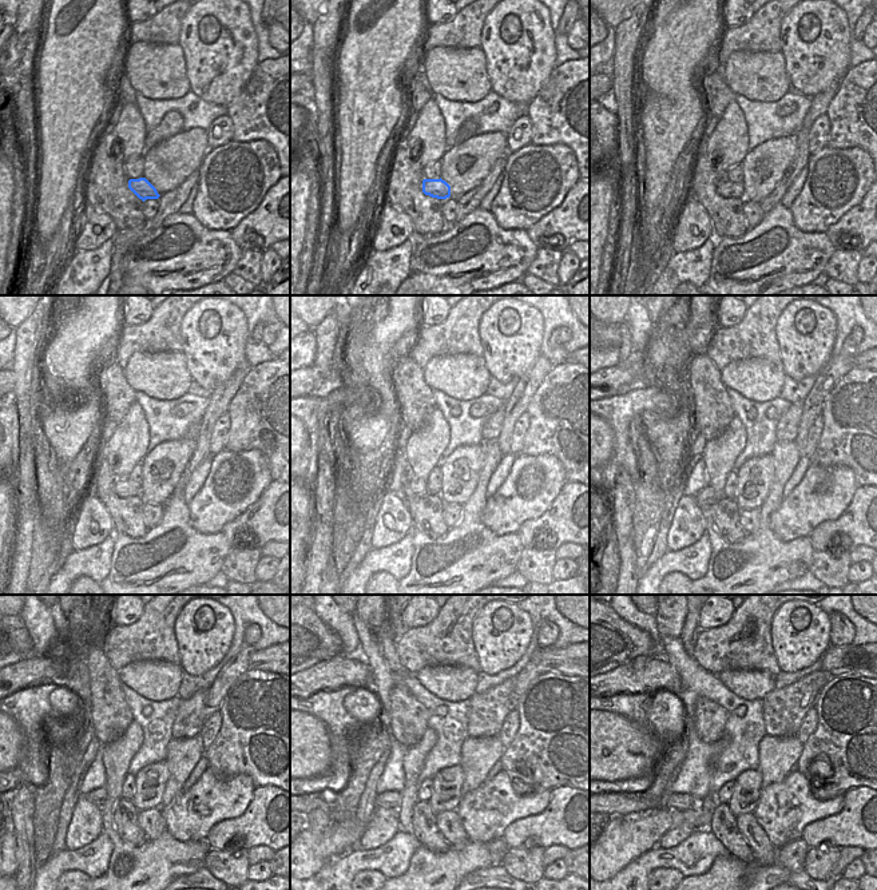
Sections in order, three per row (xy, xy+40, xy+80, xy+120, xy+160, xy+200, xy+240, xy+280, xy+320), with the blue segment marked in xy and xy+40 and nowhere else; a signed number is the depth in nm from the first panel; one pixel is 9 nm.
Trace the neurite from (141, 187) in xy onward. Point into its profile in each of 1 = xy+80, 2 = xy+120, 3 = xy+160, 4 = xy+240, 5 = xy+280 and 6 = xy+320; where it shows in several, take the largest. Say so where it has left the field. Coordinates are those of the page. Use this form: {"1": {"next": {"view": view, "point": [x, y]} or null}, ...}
{"1": {"next": {"view": "xy+80", "point": [726, 189]}}, "2": {"next": {"view": "xy+120", "point": [124, 488]}}, "3": {"next": {"view": "xy+160", "point": [415, 488]}}, "4": {"next": {"view": "xy+240", "point": [98, 797]}}, "5": {"next": {"view": "xy+280", "point": [392, 799]}}, "6": {"next": {"view": "xy+320", "point": [616, 803]}}}

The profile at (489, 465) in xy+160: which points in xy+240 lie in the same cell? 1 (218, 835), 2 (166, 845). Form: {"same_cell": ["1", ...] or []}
{"same_cell": ["2"]}

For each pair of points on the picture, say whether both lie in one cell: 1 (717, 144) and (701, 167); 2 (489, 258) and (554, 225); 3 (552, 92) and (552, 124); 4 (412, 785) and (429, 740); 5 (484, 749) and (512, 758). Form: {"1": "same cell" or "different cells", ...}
{"1": "different cells", "2": "different cells", "3": "same cell", "4": "same cell", "5": "different cells"}

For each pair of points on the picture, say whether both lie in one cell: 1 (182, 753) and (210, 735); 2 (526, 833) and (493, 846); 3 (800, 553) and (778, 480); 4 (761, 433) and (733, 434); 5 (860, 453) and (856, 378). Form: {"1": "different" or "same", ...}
{"1": "different", "2": "different", "3": "same", "4": "different", "5": "same"}

